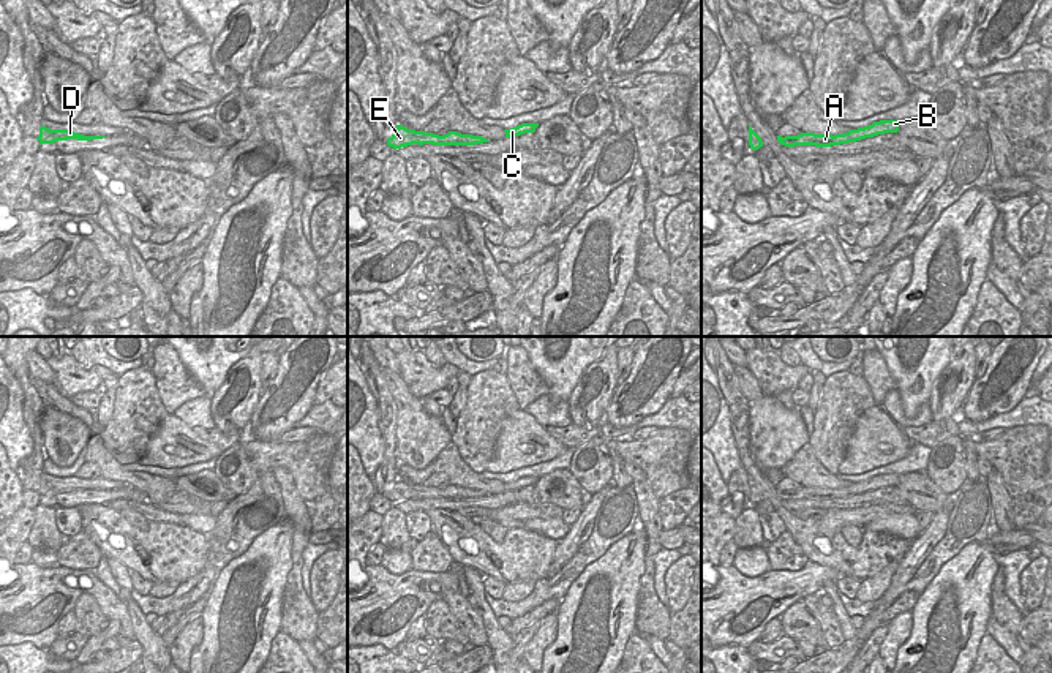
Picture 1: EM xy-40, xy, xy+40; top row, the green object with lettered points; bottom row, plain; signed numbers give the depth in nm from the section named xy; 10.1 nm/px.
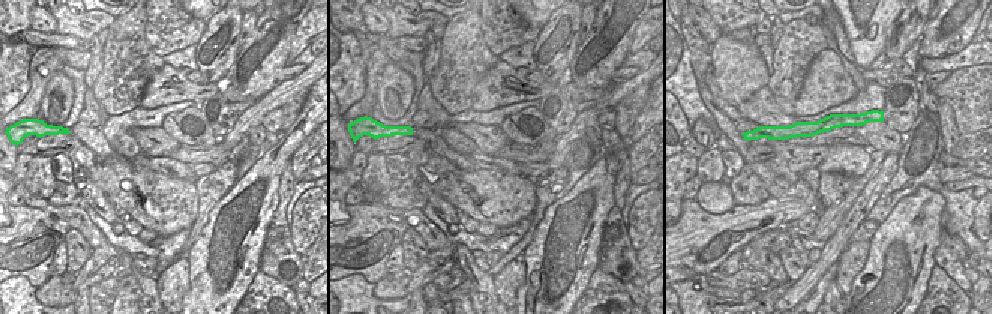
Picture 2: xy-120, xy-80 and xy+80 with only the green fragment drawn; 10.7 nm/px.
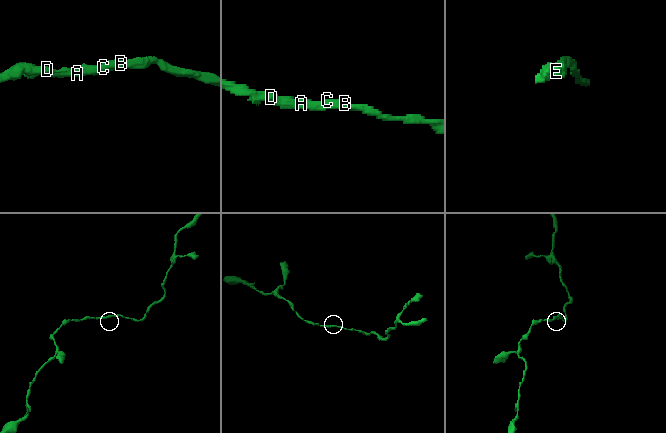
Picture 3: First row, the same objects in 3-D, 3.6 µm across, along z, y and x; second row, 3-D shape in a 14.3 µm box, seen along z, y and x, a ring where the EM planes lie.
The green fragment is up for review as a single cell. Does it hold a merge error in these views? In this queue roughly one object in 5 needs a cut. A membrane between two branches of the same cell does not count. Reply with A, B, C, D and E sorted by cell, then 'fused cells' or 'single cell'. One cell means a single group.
A B C D E | single cell

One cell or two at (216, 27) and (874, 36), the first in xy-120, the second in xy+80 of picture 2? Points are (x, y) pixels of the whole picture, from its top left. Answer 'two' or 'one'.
two

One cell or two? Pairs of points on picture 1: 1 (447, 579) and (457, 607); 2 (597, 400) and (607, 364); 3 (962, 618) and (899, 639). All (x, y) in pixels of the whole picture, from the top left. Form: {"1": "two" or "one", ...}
{"1": "two", "2": "one", "3": "two"}

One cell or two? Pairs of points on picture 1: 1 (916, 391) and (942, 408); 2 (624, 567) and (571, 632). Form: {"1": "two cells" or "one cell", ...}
{"1": "two cells", "2": "one cell"}

